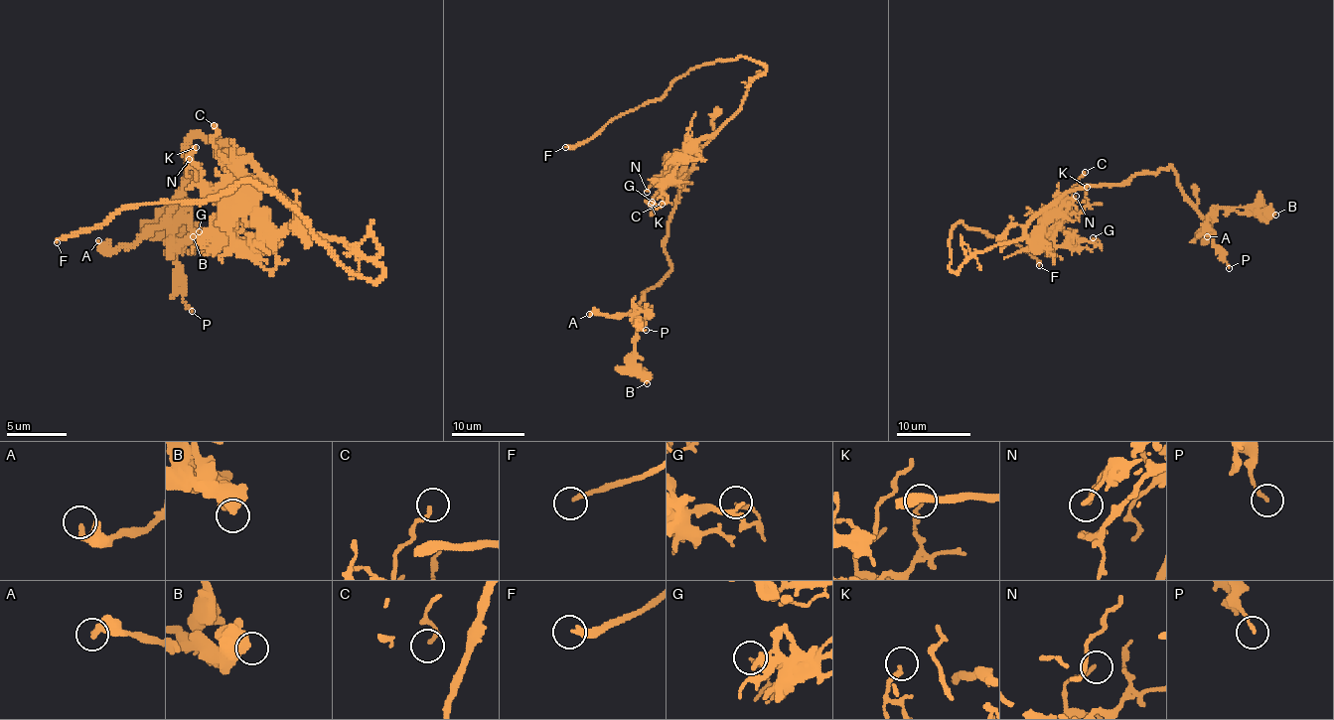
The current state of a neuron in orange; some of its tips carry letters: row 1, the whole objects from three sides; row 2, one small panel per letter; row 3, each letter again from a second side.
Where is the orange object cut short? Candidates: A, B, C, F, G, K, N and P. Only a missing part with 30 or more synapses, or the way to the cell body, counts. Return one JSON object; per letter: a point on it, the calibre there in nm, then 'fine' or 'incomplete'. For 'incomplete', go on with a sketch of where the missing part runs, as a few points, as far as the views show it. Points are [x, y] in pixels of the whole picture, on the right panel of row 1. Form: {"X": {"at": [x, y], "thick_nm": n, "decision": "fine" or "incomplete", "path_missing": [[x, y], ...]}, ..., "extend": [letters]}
{"A": {"at": [1207, 236], "thick_nm": 260, "decision": "fine"}, "B": {"at": [1275, 215], "thick_nm": 600, "decision": "fine"}, "C": {"at": [1085, 172], "thick_nm": 170, "decision": "fine"}, "F": {"at": [1039, 265], "thick_nm": 220, "decision": "incomplete", "path_missing": [[1039, 265], [1005, 272], [994, 285], [989, 280]]}, "G": {"at": [1093, 237], "thick_nm": 170, "decision": "fine"}, "K": {"at": [1087, 187], "thick_nm": 200, "decision": "fine"}, "N": {"at": [1076, 196], "thick_nm": 140, "decision": "fine"}, "P": {"at": [1229, 268], "thick_nm": 140, "decision": "fine"}, "extend": ["F"]}

